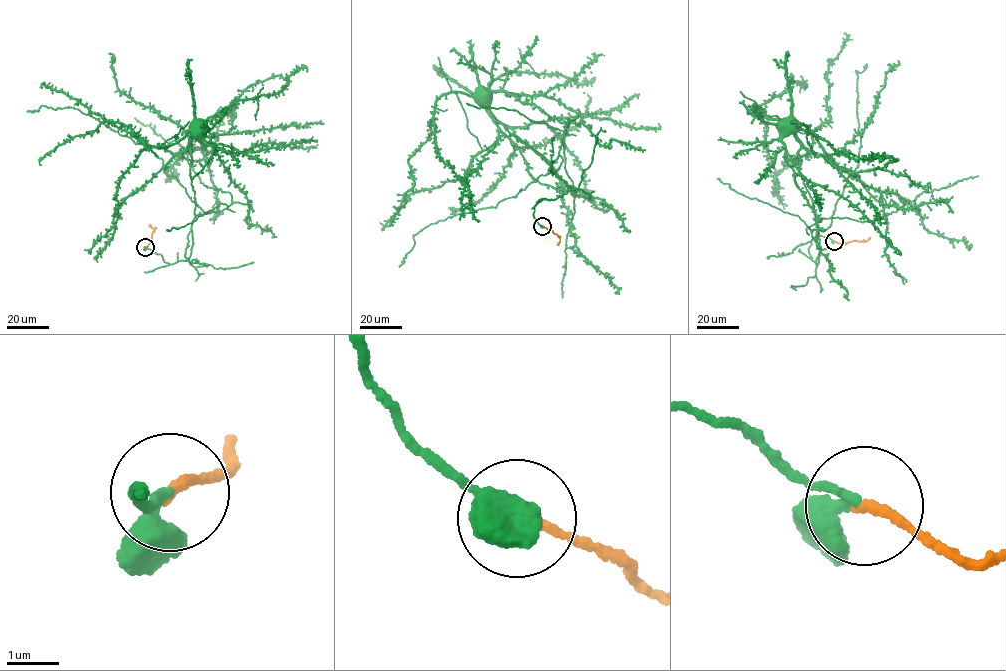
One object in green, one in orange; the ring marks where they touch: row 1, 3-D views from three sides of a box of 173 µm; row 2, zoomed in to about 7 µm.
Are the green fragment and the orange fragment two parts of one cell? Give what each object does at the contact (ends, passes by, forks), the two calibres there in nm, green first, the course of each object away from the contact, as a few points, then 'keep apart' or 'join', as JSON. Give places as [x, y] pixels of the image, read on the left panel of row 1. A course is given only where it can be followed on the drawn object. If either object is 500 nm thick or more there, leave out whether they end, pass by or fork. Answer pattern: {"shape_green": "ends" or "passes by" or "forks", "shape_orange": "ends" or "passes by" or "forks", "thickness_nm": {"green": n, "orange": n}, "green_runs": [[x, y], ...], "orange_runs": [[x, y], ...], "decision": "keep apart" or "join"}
{"shape_green": "passes by", "shape_orange": "ends", "thickness_nm": {"green": 240, "orange": 180}, "green_runs": [[145, 247], [170, 264], [186, 260], [190, 255], [195, 206], [189, 145], [192, 135], [197, 133]], "orange_runs": [[145, 247], [154, 231], [149, 224]], "decision": "join"}

